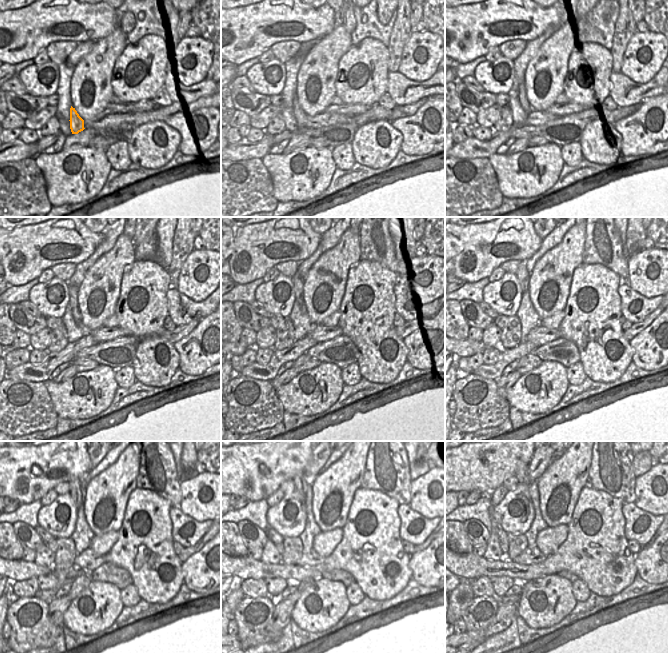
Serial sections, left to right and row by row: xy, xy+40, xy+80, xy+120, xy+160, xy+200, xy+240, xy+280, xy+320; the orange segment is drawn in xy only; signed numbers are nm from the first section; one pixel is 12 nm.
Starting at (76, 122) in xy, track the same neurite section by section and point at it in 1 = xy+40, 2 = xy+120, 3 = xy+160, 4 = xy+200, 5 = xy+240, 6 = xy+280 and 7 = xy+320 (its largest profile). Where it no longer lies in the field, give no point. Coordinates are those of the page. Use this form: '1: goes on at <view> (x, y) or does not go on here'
1: goes on at xy+40 (300, 116)
2: goes on at xy+120 (73, 290)
3: goes on at xy+160 (298, 282)
4: goes on at xy+200 (523, 276)
5: goes on at xy+240 (75, 485)
6: goes on at xy+280 (301, 481)
7: goes on at xy+320 (523, 474)

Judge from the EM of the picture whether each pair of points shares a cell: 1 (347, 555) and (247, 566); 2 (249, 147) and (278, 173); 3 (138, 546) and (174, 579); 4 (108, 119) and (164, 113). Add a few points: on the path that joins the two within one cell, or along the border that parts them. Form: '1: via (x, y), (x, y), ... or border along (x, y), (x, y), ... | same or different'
1: via (322, 567), (317, 571), (272, 570) | same
2: border along (269, 152), (261, 159) | different
3: via (150, 558), (158, 577), (162, 581) | same
4: via (122, 120), (136, 120), (150, 116) | same

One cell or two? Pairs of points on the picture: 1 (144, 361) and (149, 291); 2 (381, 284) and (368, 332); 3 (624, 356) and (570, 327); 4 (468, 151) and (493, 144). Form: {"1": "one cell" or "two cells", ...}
{"1": "one cell", "2": "one cell", "3": "one cell", "4": "one cell"}

